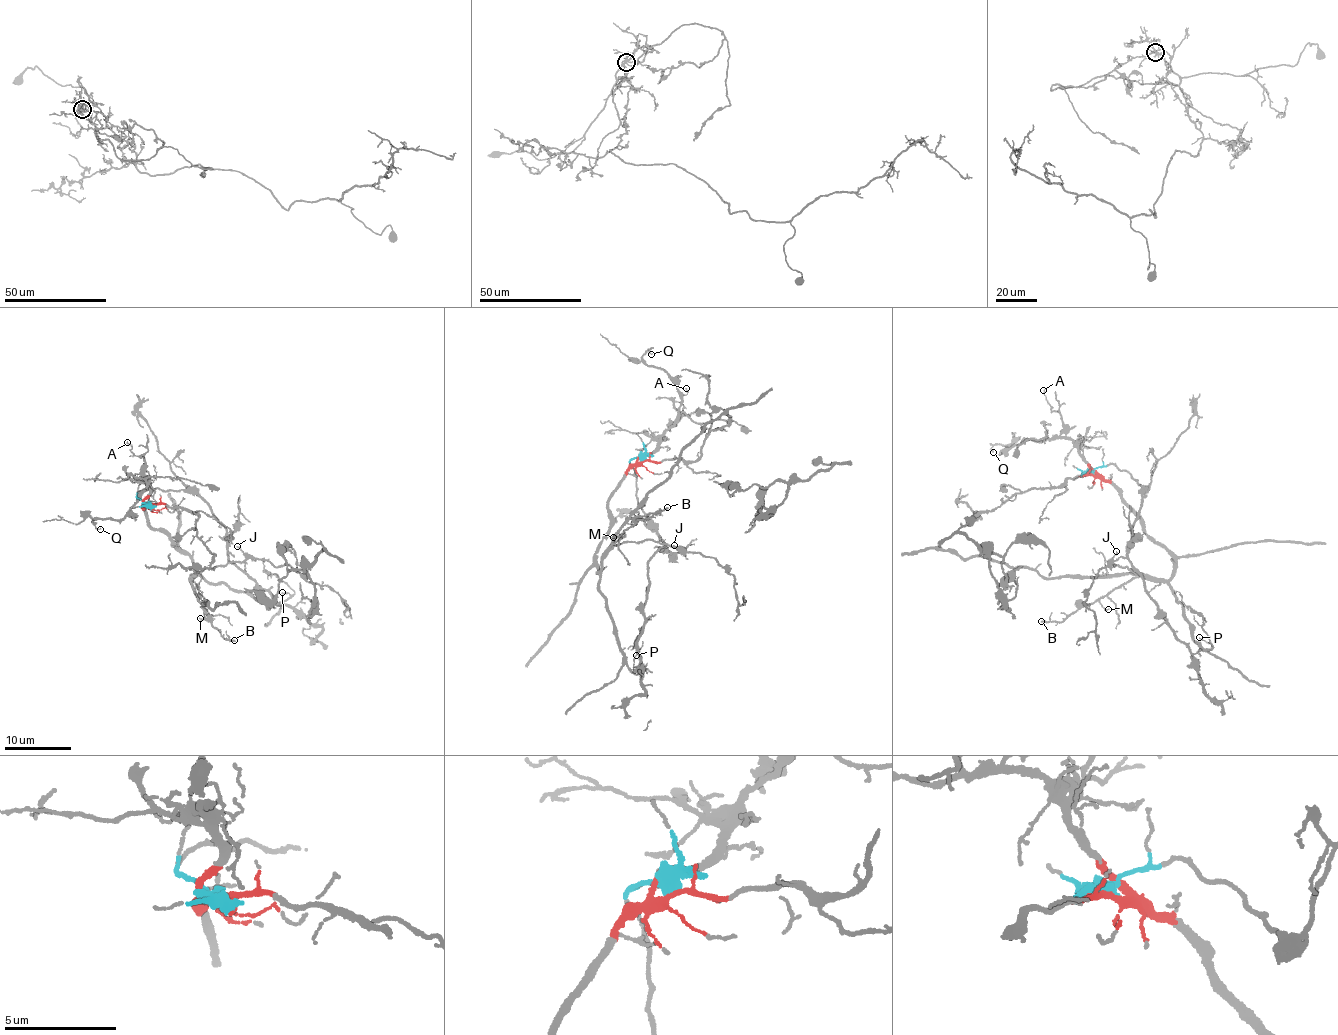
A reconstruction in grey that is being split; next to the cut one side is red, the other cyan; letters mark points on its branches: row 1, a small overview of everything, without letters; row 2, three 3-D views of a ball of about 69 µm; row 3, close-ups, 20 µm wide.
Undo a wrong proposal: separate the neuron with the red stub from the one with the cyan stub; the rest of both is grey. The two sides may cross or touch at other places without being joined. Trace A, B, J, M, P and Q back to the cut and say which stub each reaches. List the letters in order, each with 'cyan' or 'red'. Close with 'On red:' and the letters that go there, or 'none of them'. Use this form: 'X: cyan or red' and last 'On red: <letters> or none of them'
A: red
B: red
J: red
M: red
P: red
Q: red
On red: A, B, J, M, P, Q

